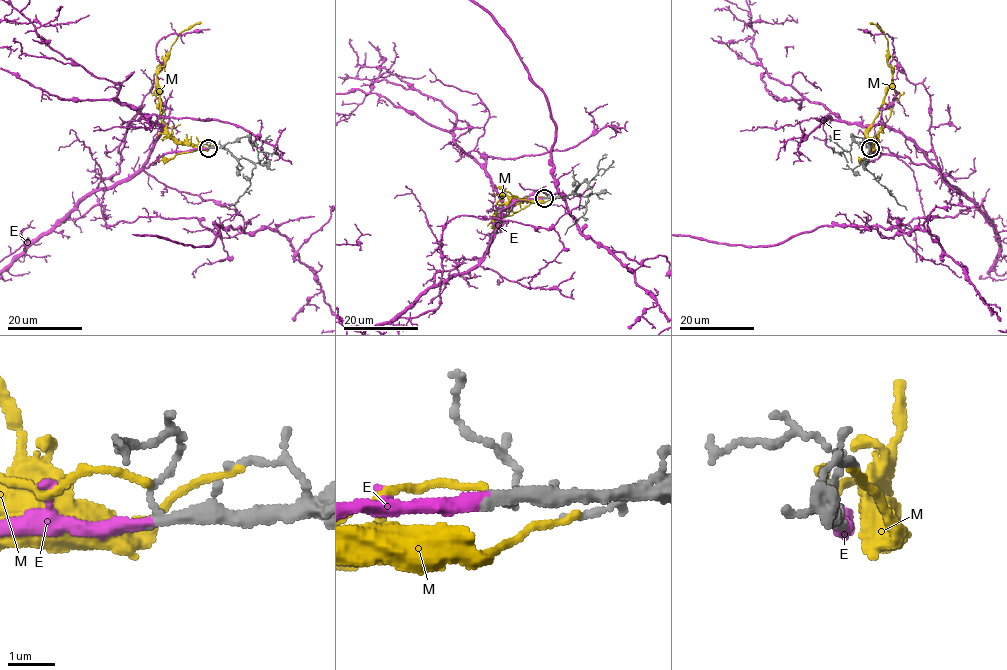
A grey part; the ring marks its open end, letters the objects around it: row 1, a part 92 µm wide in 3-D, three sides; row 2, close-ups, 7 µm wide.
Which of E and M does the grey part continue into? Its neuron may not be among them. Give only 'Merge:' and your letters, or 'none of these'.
Merge: E

